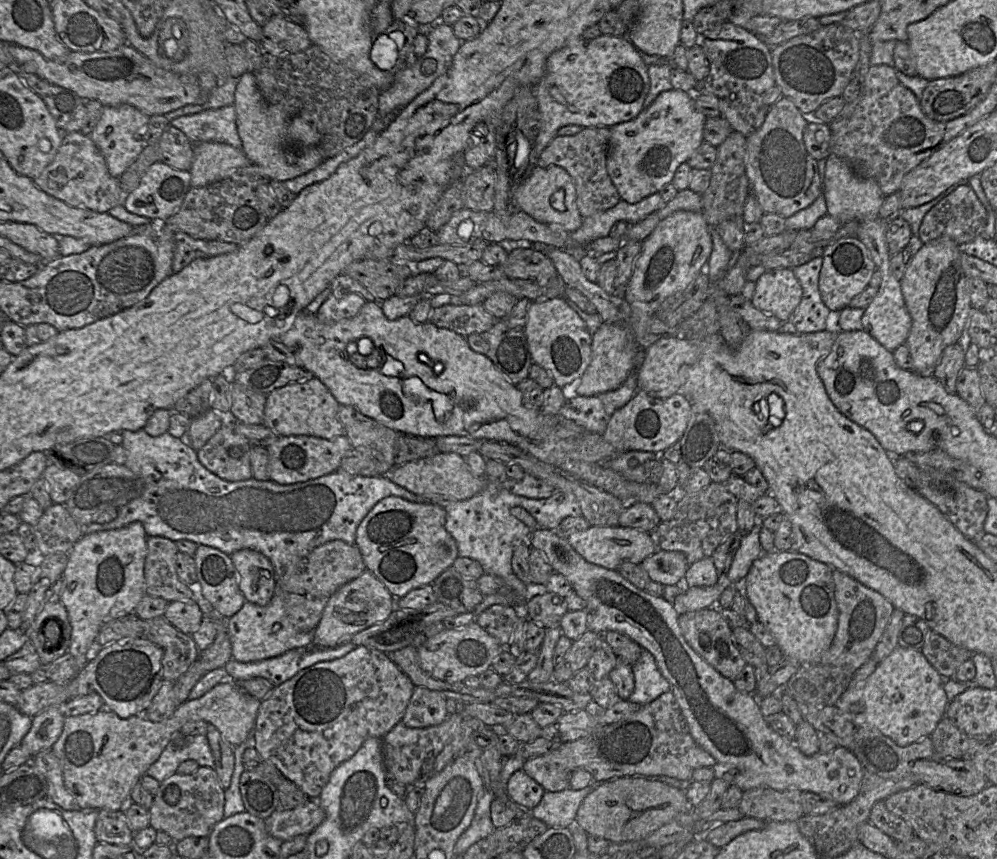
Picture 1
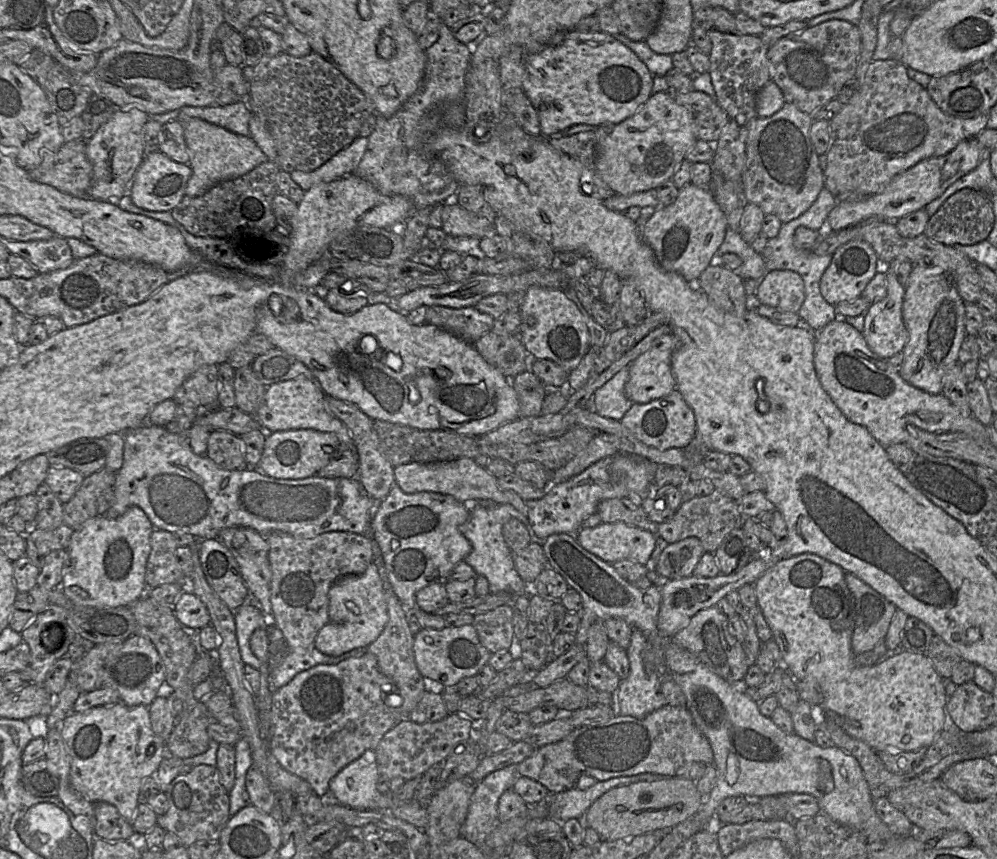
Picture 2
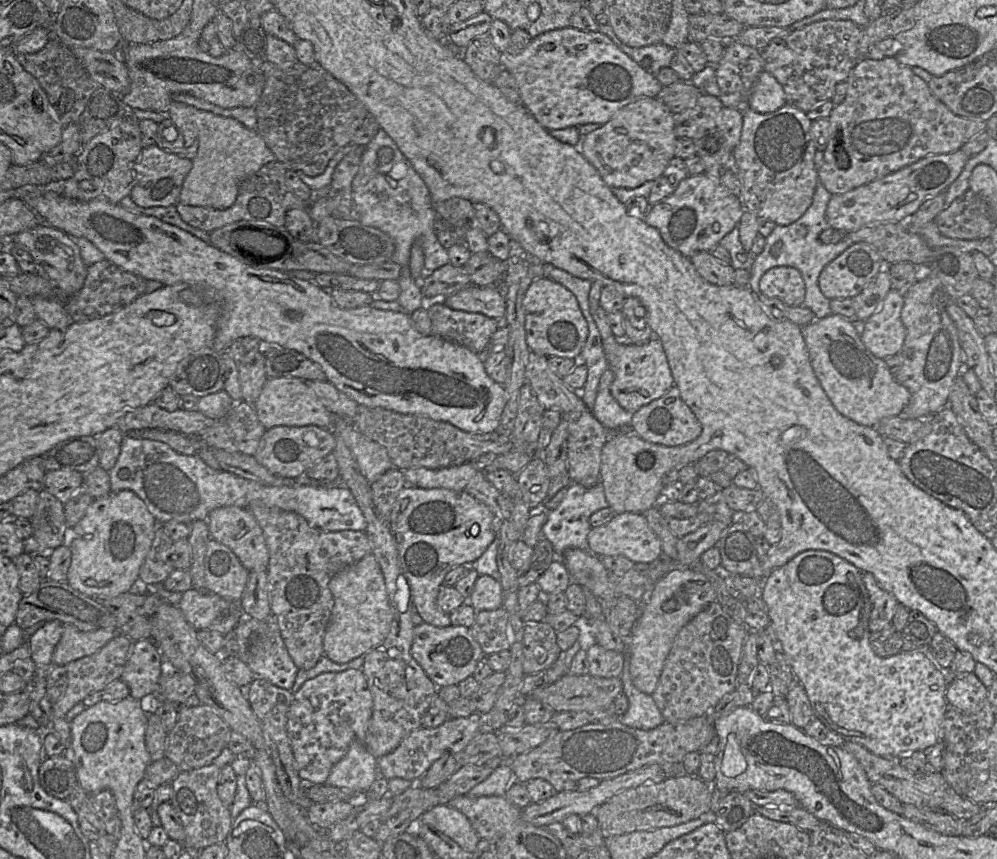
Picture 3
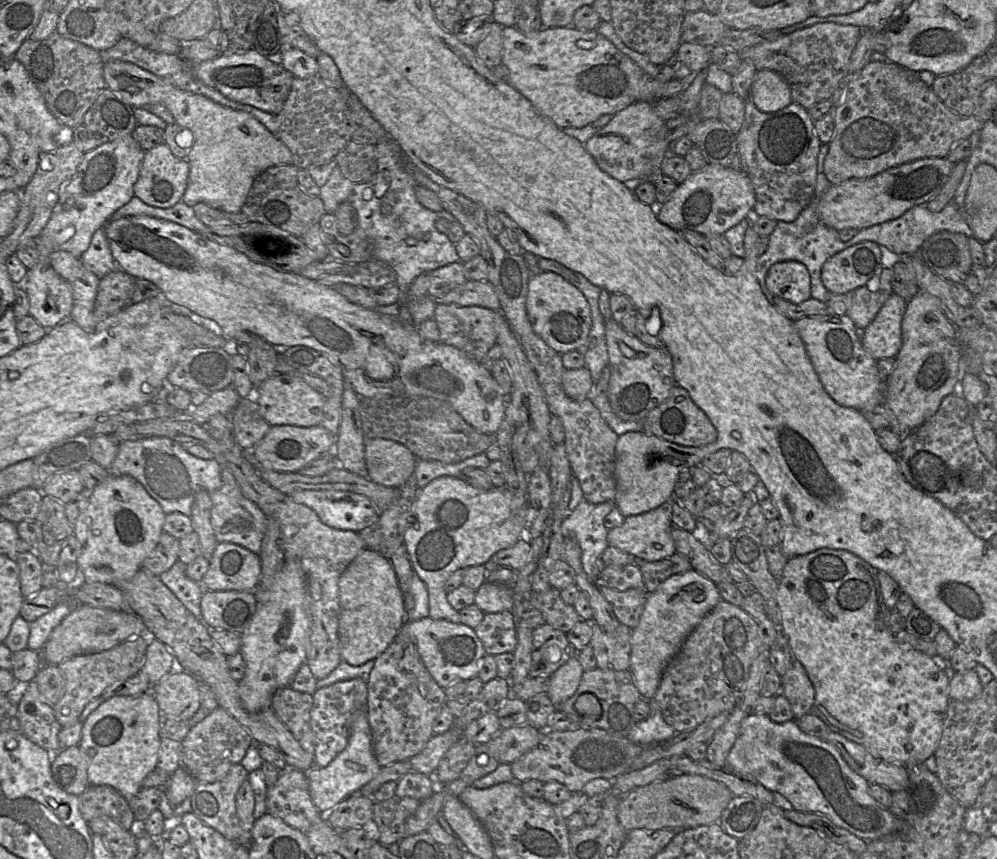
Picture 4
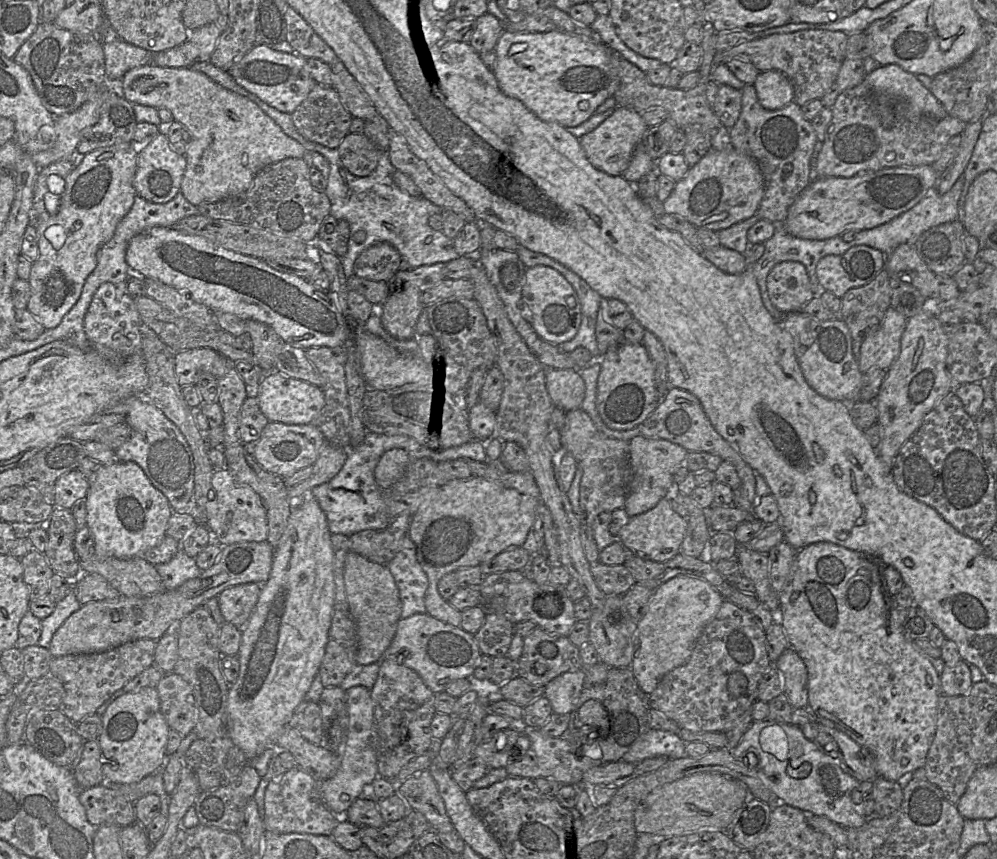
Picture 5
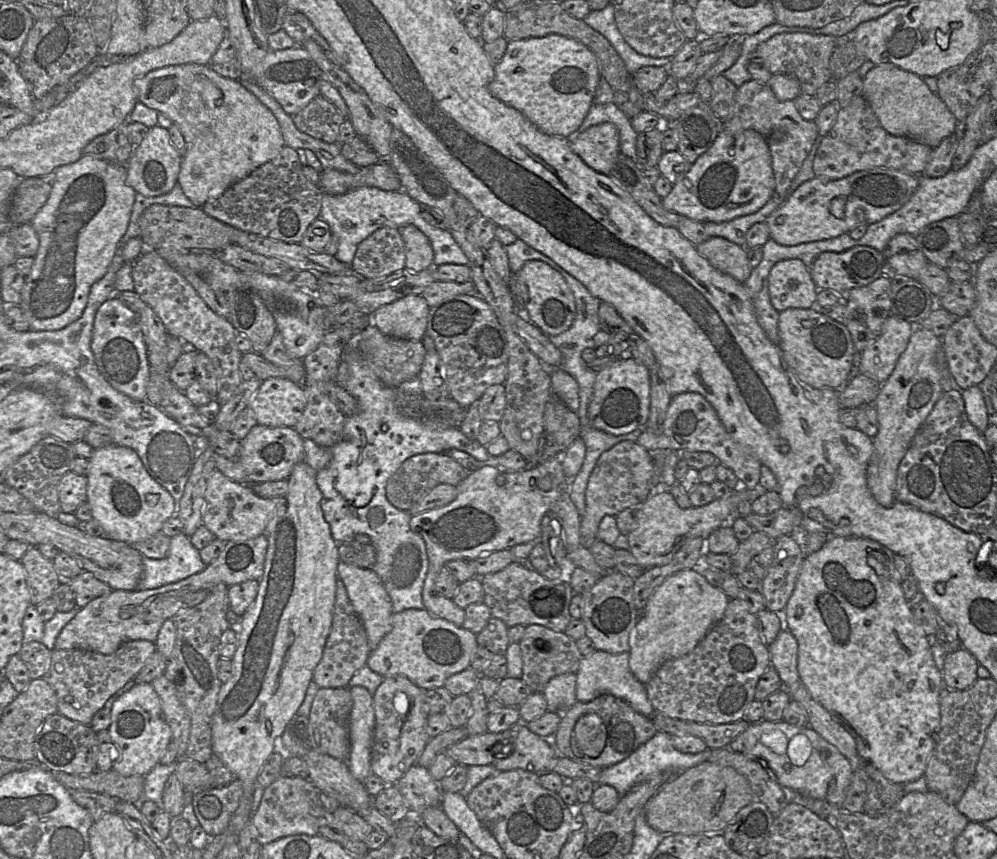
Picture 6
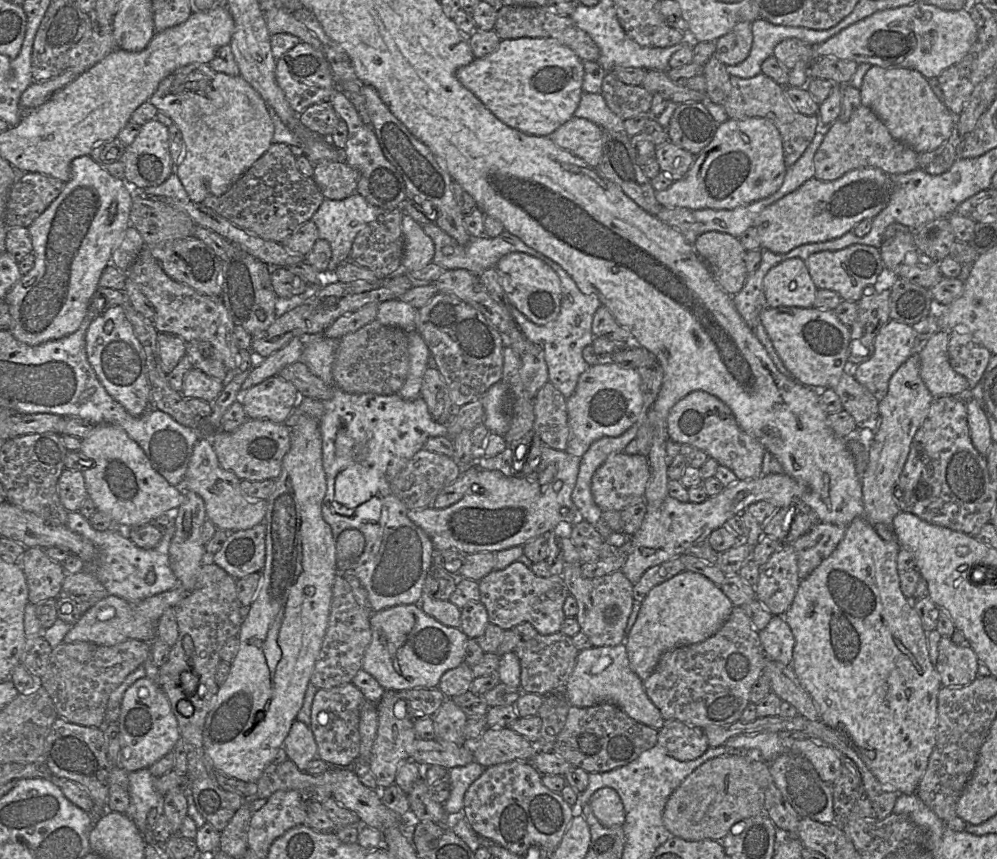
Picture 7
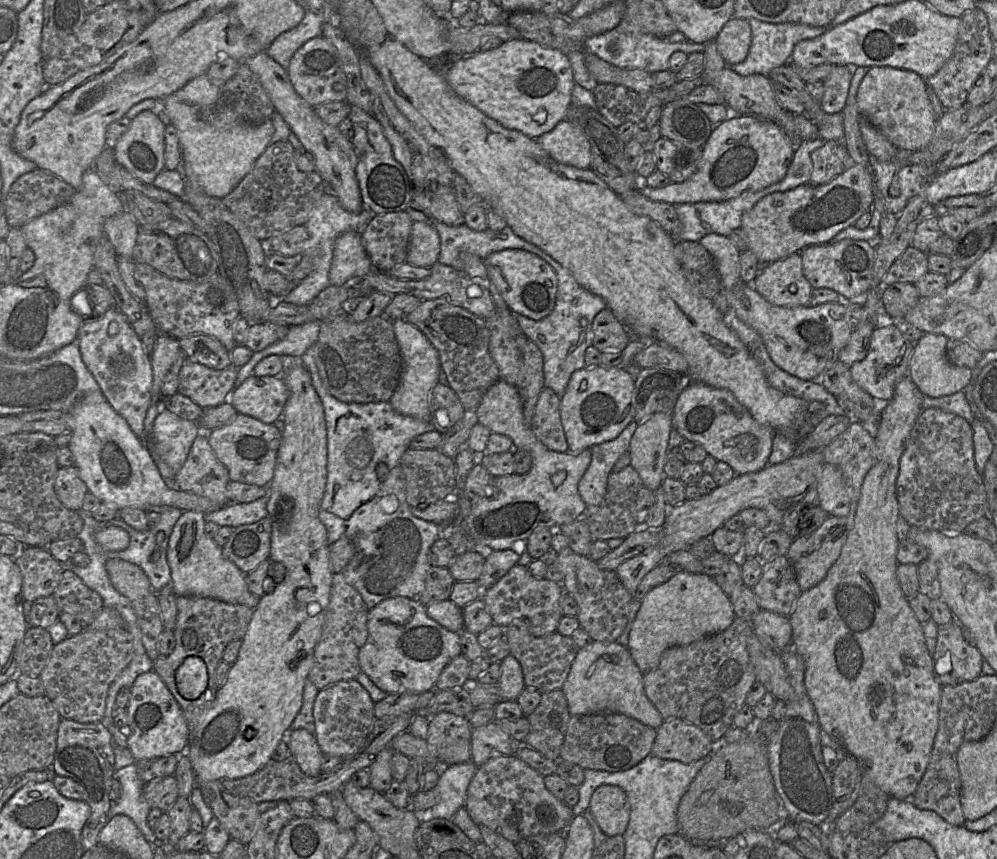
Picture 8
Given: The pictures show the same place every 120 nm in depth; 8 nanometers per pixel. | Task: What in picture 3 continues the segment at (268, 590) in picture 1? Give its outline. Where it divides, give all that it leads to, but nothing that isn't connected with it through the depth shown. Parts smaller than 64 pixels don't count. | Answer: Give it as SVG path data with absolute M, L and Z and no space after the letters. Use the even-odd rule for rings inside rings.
M237 506L219 507L209 513L206 522L210 537L229 547L247 570L268 571L270 556L265 536L259 523L248 509Z

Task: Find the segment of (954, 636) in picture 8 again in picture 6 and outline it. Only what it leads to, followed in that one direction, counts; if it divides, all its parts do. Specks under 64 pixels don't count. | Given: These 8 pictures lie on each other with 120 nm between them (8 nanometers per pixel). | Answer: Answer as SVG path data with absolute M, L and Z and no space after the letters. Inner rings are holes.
M960 647L948 651L942 671L944 687L952 690L965 690L978 679L978 661L967 649Z

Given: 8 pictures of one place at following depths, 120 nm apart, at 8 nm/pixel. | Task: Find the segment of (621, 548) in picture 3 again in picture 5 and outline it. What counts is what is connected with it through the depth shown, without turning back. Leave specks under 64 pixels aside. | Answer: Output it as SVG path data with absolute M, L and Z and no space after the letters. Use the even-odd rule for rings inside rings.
M663 498L654 508L630 517L629 522L618 533L617 540L633 555L646 560L665 562L680 553L680 546L684 540L687 525L687 520L672 509L668 499Z

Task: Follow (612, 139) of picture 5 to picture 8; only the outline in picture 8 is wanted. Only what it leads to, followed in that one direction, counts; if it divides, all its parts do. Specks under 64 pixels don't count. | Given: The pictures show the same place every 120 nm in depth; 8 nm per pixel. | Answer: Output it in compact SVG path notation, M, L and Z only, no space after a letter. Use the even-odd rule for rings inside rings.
M567 119L535 140L556 162L579 169L590 168L590 144L583 132Z

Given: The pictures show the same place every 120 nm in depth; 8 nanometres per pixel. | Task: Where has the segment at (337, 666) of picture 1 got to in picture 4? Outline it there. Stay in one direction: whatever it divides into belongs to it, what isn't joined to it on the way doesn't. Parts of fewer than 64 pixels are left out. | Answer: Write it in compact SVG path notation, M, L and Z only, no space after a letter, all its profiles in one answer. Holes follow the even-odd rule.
M361 678L342 680L320 687L312 694L310 726L314 734L314 767L327 766L347 745L356 711L366 710L367 684Z

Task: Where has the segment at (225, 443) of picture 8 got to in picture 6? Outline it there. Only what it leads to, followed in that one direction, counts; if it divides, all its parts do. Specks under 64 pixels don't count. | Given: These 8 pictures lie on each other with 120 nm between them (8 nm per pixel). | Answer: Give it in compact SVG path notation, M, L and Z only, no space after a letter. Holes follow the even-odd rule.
M257 424L240 441L239 458L231 460L217 454L216 469L228 478L242 484L257 484L287 479L294 466L304 460L303 441L304 439L294 427L269 427Z

